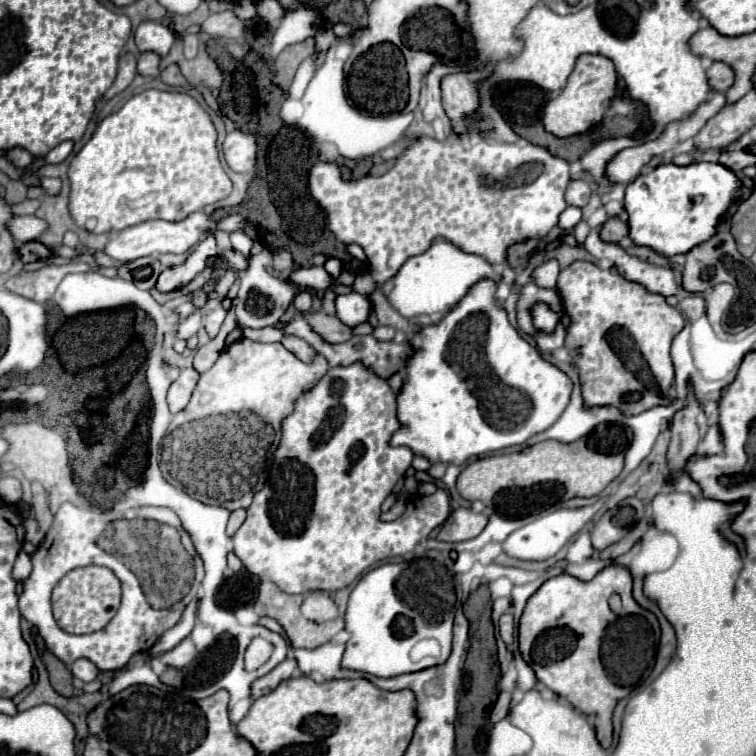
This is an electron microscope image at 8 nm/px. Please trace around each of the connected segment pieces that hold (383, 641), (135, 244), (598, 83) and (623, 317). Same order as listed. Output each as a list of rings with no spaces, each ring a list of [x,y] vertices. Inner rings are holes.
[[[422,556],[422,558],[414,558],[414,560],[404,560],[404,562],[396,562],[396,564],[384,564],[384,566],[378,566],[378,568],[374,568],[374,570],[370,570],[368,574],[364,574],[362,578],[360,578],[360,582],[356,584],[356,588],[352,590],[352,594],[350,594],[350,600],[348,600],[348,610],[346,610],[346,630],[352,634],[350,636],[350,640],[346,642],[346,652],[344,652],[344,658],[342,658],[342,668],[350,668],[350,670],[358,670],[358,672],[366,672],[366,674],[374,674],[374,676],[382,676],[382,678],[390,678],[390,676],[398,676],[398,674],[404,674],[404,672],[416,672],[416,670],[422,670],[422,666],[432,666],[432,664],[442,664],[446,658],[448,658],[448,654],[450,654],[450,646],[452,646],[452,622],[454,622],[454,612],[456,612],[456,590],[454,590],[454,578],[452,578],[452,574],[450,574],[450,570],[444,566],[444,564],[440,564],[440,562],[436,562],[436,560],[430,560],[430,558],[426,558],[426,556]],[[426,638],[434,638],[434,640],[438,640],[438,644],[440,644],[440,648],[442,648],[442,656],[436,660],[436,662],[424,662],[422,666],[420,666],[420,662],[412,662],[412,658],[410,658],[410,650],[414,648],[414,644],[416,642],[420,642],[420,640],[426,640]]]
[[[198,210],[198,212],[186,216],[184,220],[178,220],[178,222],[148,220],[148,222],[142,222],[138,226],[130,226],[130,228],[126,228],[122,232],[112,234],[112,238],[106,244],[104,252],[108,256],[112,256],[114,260],[118,260],[118,262],[136,260],[140,256],[158,256],[162,252],[182,254],[182,252],[188,252],[190,248],[194,248],[202,240],[202,236],[208,230],[214,230],[214,228],[216,228],[216,220],[212,220],[212,216],[208,216],[204,210]]]
[[[582,54],[574,66],[574,72],[568,78],[566,88],[552,100],[548,100],[542,122],[548,132],[558,138],[584,134],[596,124],[602,122],[606,110],[612,106],[612,98],[616,96],[616,68],[610,58],[598,54]]]
[[[574,262],[558,276],[558,294],[572,324],[566,332],[566,348],[578,360],[582,398],[586,406],[616,406],[632,416],[656,404],[668,404],[668,388],[674,378],[670,342],[684,328],[684,316],[666,304],[664,296],[648,294],[640,284],[620,278],[610,270],[600,270],[590,262]]]

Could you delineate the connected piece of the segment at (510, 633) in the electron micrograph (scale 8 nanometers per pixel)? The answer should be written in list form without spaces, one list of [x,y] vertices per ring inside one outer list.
[[[504,614],[500,618],[500,636],[502,640],[510,646],[512,640],[514,640],[514,620],[512,620],[512,614]]]

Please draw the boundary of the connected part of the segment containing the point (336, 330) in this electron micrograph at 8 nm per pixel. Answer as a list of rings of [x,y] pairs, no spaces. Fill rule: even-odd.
[[[324,310],[320,312],[314,312],[314,314],[308,314],[306,320],[310,322],[310,326],[326,340],[326,342],[346,342],[352,338],[352,330],[350,326],[342,324],[334,314],[328,314]]]

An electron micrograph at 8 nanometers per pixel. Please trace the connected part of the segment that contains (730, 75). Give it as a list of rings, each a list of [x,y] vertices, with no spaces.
[[[712,62],[708,66],[708,80],[714,90],[724,90],[734,84],[734,70],[724,62]]]

